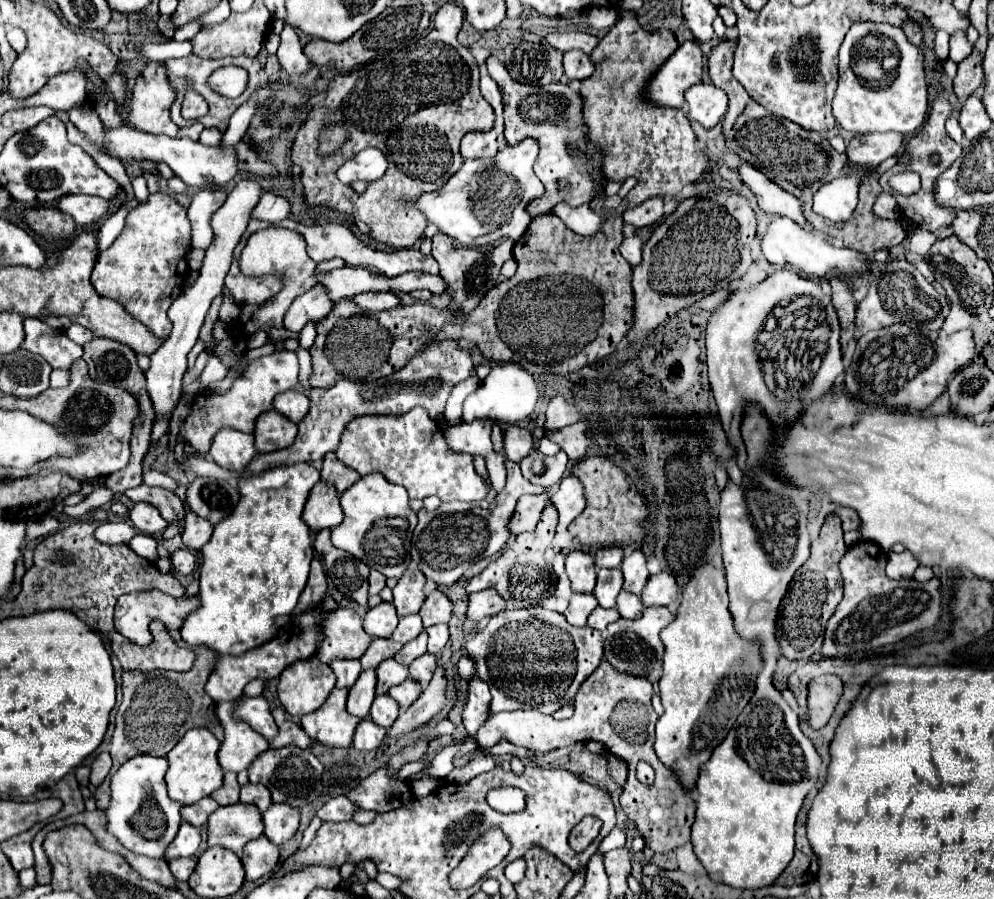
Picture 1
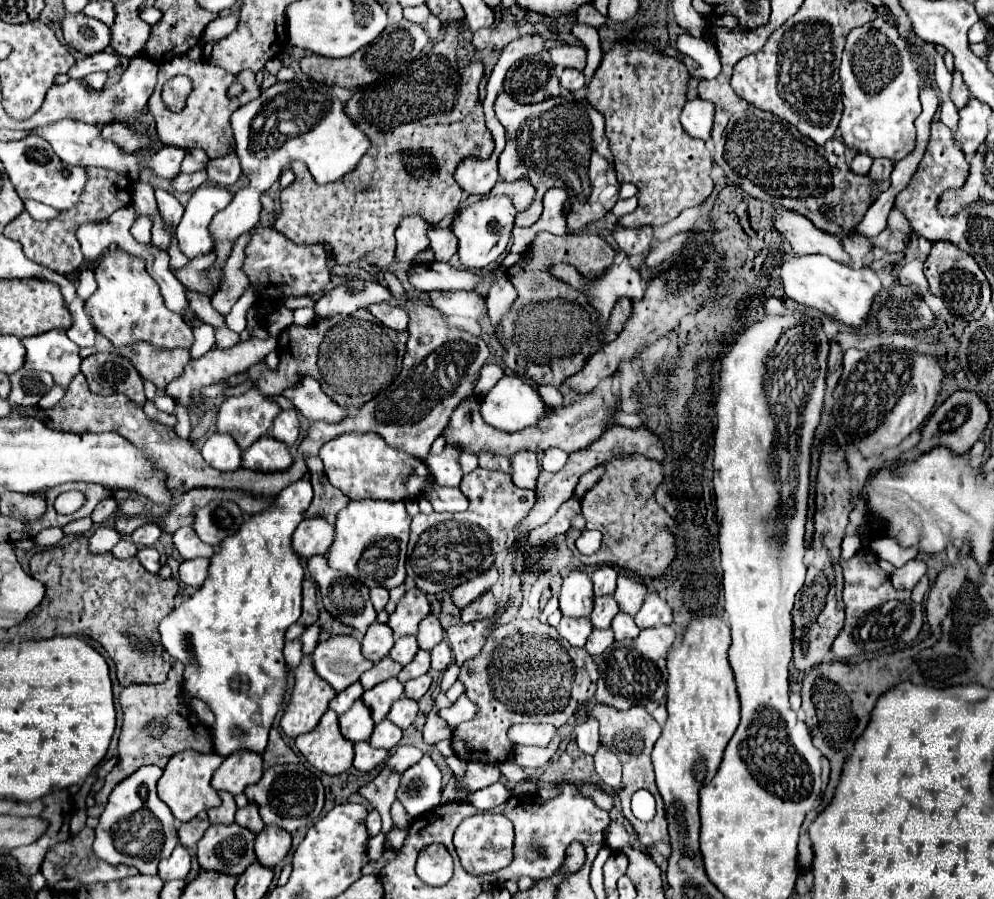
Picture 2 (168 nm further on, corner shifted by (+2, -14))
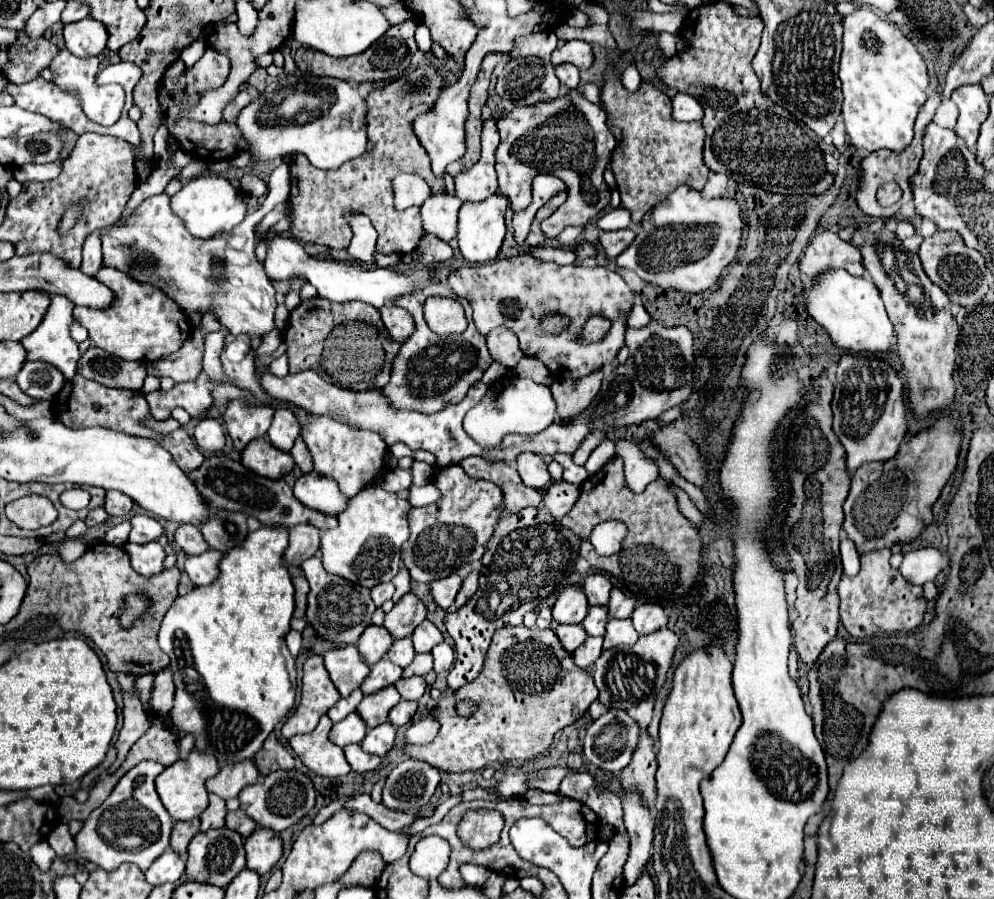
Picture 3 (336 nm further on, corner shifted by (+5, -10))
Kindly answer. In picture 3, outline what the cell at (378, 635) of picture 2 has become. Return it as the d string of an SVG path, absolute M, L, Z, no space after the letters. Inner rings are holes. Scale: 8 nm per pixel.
M368 626L362 634L362 638L358 640L358 652L362 656L362 660L366 664L376 664L380 658L386 656L386 652L390 650L394 638L392 634L384 628L384 626Z

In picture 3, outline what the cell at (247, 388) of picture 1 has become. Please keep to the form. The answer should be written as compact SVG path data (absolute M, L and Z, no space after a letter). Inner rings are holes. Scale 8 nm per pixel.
M230 402L224 412L226 430L234 442L234 448L242 452L254 438L262 438L272 422L274 410L260 406L246 406L244 402Z

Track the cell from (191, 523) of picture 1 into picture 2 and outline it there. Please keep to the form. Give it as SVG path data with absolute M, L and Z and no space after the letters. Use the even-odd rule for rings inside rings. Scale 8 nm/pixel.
M185 526L181 530L177 530L177 534L173 534L173 544L177 548L177 552L181 554L183 560L191 560L191 558L199 558L193 554L213 554L213 546L201 542L195 534L195 530L191 526Z

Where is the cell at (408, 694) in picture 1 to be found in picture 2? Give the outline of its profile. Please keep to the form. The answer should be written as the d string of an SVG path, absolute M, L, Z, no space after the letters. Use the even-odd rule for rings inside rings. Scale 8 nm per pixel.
M399 698L397 702L393 702L393 706L391 706L391 710L389 710L389 720L391 722L395 722L399 728L403 728L403 730L407 730L411 724L413 724L413 720L415 720L415 714L417 714L417 702L413 702L411 698Z

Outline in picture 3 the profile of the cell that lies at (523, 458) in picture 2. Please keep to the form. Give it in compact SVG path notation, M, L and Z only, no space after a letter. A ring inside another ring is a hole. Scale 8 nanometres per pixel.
M524 452L518 456L516 464L518 464L518 474L528 488L540 490L540 488L546 488L548 482L552 480L542 456L536 456L532 452Z

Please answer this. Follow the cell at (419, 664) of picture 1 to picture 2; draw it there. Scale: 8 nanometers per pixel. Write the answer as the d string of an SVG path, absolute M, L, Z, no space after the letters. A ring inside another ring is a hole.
M425 674L425 676L419 676L419 678L413 678L409 682L405 682L405 696L411 698L411 700L419 700L431 686L431 676Z

